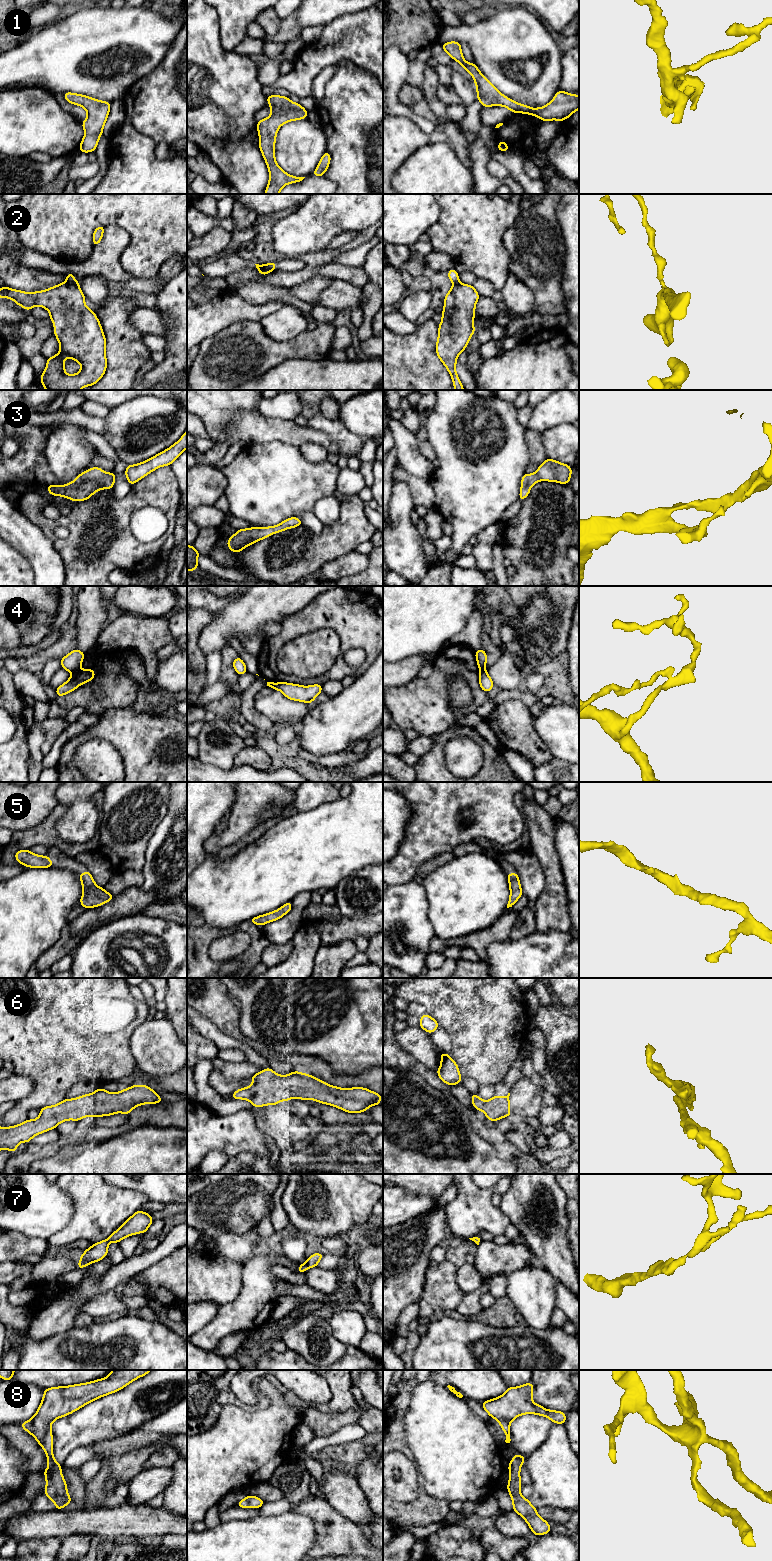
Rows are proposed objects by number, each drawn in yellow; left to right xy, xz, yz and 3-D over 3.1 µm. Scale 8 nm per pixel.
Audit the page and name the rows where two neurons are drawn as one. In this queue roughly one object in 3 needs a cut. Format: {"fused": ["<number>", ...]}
{"fused": ["2", "4"]}

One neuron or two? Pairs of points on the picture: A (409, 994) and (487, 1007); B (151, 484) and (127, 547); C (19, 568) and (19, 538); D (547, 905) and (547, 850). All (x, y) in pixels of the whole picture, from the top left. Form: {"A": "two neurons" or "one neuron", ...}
{"A": "one neuron", "B": "one neuron", "C": "two neurons", "D": "one neuron"}

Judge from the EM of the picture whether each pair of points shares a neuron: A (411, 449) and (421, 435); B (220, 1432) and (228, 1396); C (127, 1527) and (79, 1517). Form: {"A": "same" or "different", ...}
{"A": "different", "B": "different", "C": "same"}

